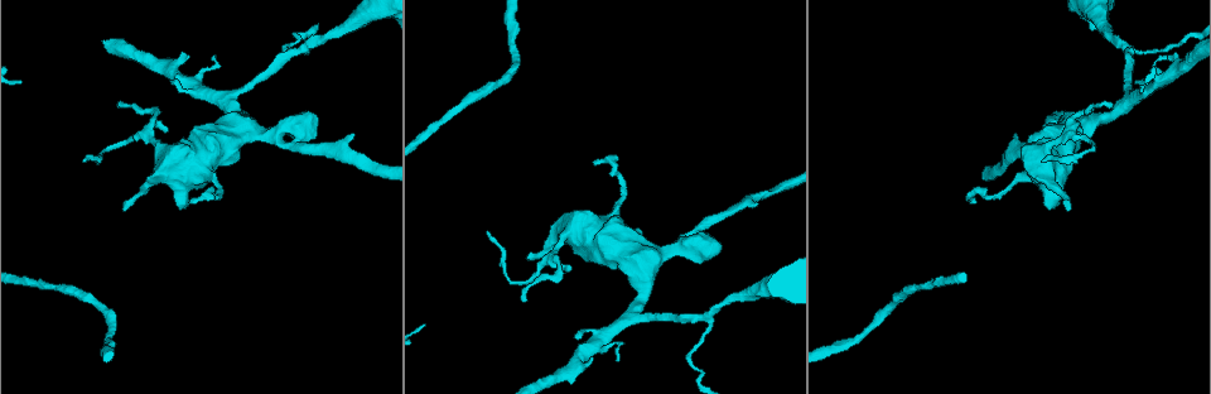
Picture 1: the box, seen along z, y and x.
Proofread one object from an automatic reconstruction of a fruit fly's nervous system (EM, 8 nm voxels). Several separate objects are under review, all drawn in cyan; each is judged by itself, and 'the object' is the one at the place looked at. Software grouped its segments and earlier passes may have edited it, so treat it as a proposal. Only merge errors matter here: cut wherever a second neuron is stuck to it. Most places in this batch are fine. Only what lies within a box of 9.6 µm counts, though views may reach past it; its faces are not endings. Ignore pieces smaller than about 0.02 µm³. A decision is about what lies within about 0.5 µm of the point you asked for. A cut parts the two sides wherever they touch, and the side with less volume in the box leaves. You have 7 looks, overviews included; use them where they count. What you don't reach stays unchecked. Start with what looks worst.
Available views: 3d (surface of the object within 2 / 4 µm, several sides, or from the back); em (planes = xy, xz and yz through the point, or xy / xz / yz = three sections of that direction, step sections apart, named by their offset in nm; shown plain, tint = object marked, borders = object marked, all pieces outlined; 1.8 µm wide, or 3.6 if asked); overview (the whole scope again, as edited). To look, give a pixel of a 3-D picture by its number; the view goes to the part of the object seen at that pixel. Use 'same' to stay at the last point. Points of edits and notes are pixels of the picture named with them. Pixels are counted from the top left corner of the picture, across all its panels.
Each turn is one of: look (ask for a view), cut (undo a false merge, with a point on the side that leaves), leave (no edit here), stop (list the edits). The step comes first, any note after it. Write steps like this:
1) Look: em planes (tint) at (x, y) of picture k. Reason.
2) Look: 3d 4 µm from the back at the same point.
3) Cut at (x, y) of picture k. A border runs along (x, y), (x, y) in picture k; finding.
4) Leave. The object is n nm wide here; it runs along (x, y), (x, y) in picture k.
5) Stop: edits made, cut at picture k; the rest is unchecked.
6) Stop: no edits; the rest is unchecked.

Look: em 3.6 µm planes (tint) at (153, 137) of picture 1.

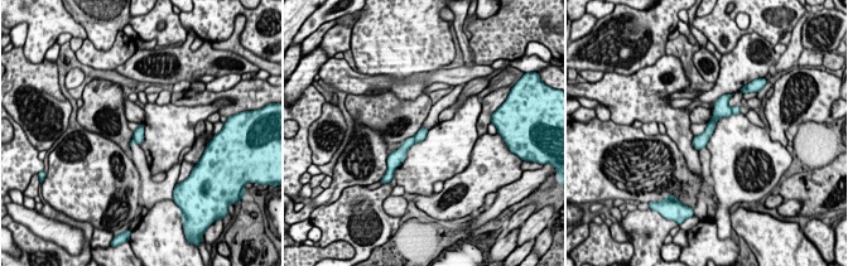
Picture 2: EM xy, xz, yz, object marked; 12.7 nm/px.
Cut at (736, 110) of picture 2. Two neurons meet here.

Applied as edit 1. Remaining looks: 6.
Look: em planes (tint) at (702, 229) of picture 1. Abrupt turn.

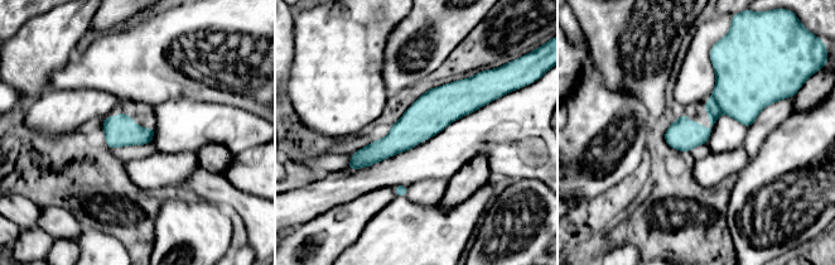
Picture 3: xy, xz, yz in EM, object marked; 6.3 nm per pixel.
Leave. The object is 200 nm wide here; it runs along (481, 95), (439, 106), (352, 165) in picture 3; all the same neuron.

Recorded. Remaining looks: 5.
Look: 3d 2 µm from the back at (704, 316) of picture 1. Three-way junction.

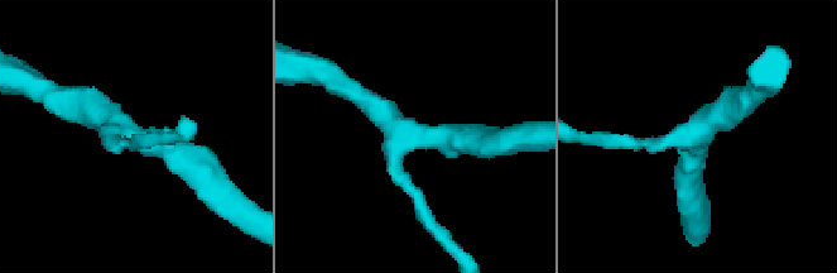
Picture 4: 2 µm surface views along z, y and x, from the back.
Look: em xy step 4 (tint) at (405, 135) of picture 4. 3 arms meet here.

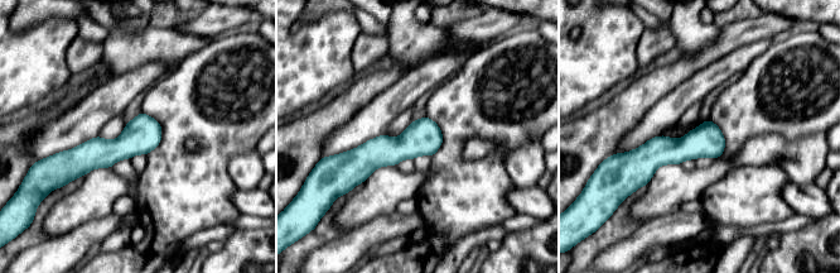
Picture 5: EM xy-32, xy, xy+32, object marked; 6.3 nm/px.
Look: em planes (tint) at the same point.

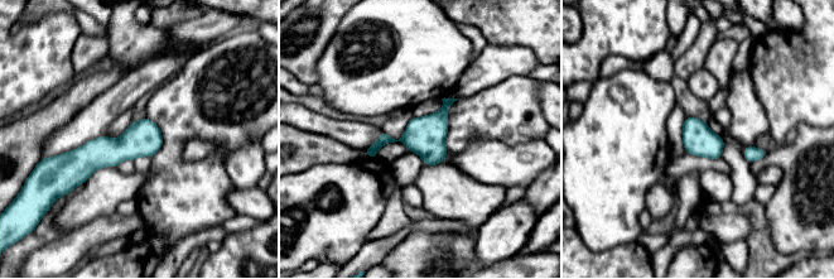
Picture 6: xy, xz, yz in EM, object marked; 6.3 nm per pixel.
Leave. The object is 200 nm wide here; it runs along (159, 138), (64, 157) in picture 6; one neuron here.

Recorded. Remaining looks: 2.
Stop: edits made, cut at picture 2; the rest is unchecked.

